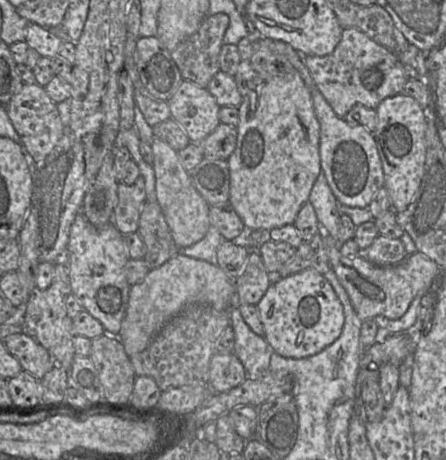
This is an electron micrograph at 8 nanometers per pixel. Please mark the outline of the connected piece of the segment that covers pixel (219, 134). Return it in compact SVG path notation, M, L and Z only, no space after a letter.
M221 122L212 133L198 144L204 157L227 161L235 150L236 143L236 127Z

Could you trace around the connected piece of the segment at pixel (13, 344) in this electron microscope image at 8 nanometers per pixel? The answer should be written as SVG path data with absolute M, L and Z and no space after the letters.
M19 333L4 341L8 352L18 359L23 371L39 380L49 371L50 354L35 339L25 333Z

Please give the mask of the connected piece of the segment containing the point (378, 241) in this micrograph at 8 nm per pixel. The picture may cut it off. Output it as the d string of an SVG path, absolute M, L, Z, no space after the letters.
M378 235L370 246L359 249L358 256L377 266L392 266L401 263L408 254L400 238Z

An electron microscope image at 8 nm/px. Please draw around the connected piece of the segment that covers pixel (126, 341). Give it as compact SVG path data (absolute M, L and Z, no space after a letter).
M181 254L175 255L158 268L150 269L144 279L132 285L129 290L127 309L119 332L126 354L132 357L144 351L174 316L192 304L207 304L219 311L238 307L234 279L219 266Z

